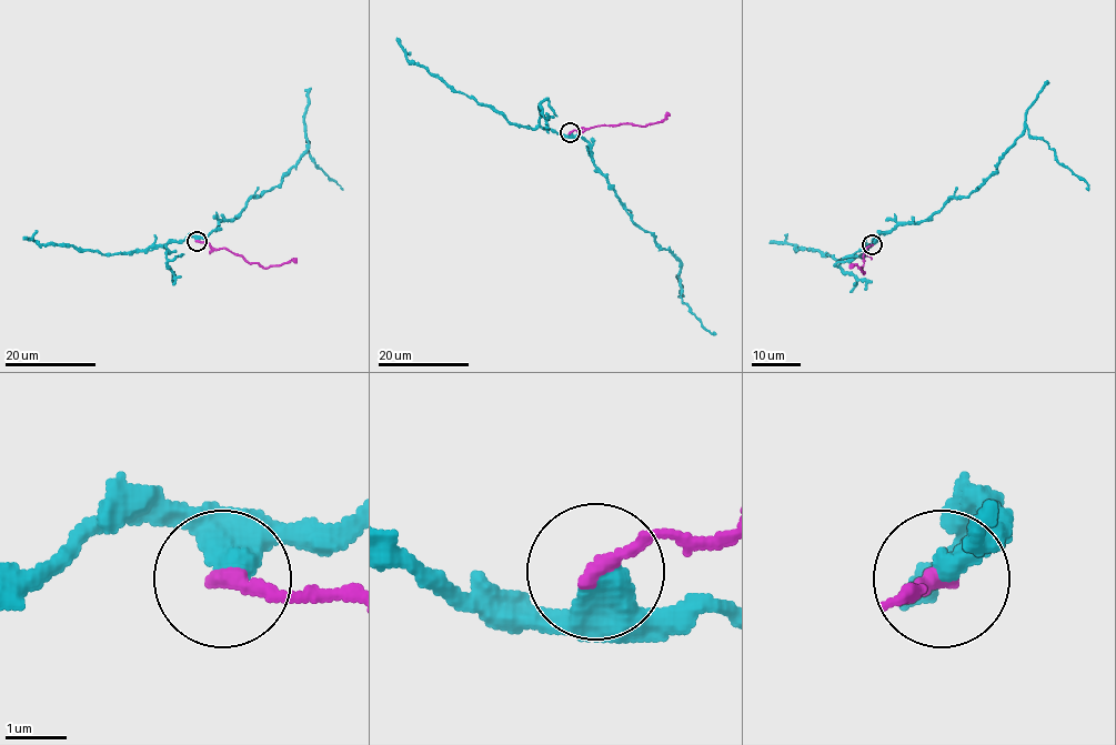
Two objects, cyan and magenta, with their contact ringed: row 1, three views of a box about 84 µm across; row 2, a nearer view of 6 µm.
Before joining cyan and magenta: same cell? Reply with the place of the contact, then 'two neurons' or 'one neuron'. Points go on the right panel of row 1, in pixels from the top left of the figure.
(872, 244) | two neurons

